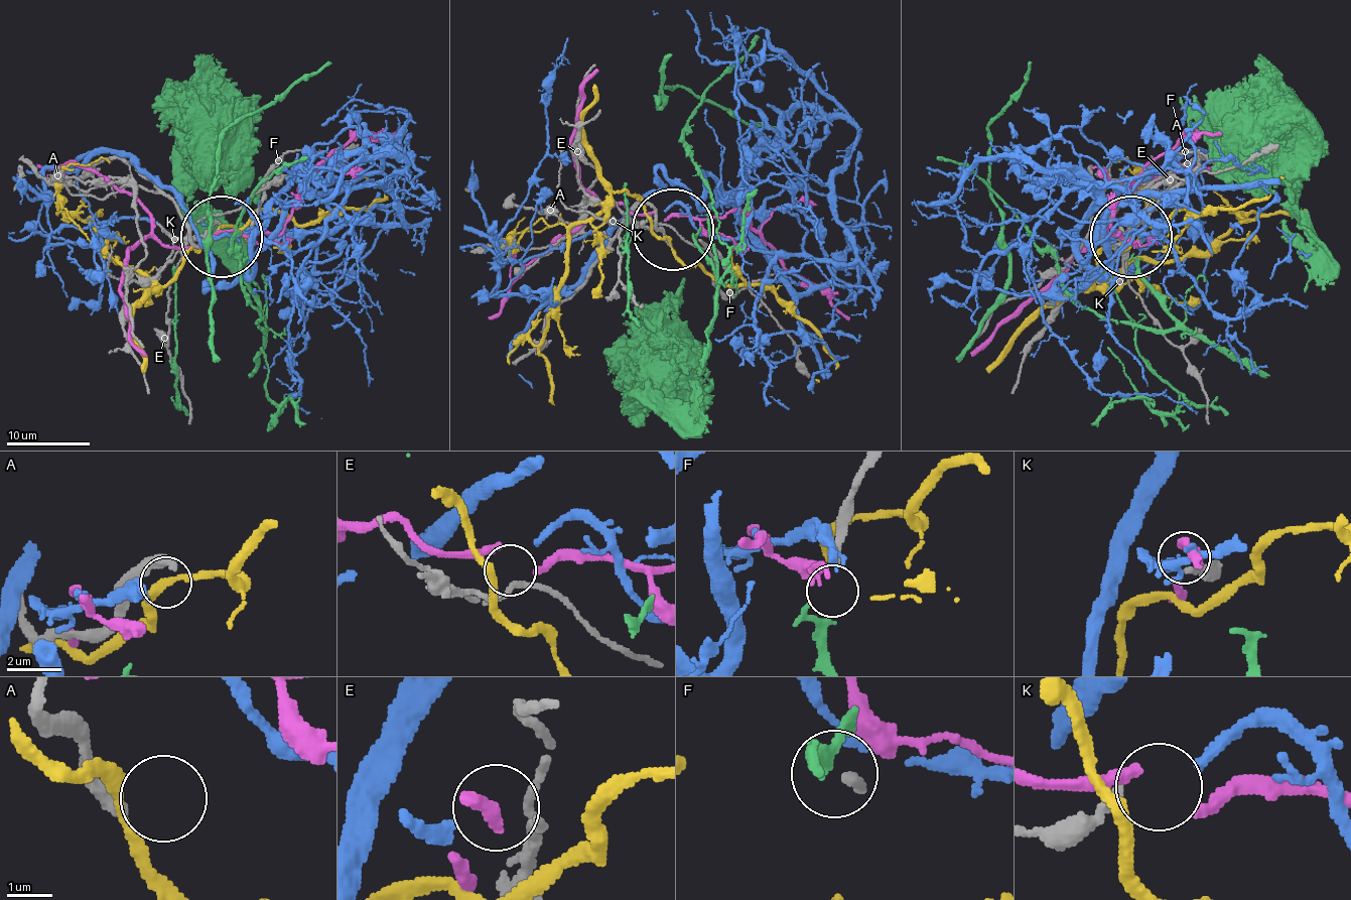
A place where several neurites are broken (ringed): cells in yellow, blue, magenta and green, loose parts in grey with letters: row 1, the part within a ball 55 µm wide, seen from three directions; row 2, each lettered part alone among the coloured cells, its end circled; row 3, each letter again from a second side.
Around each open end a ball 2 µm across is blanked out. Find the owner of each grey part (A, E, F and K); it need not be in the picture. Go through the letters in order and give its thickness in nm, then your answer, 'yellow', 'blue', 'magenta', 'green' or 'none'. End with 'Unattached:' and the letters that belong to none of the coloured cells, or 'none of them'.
A: 300 nm thick; none
E: 170 nm thick; none
F: 280 nm thick; green
K: 240 nm thick; blue
Unattached: A, E

